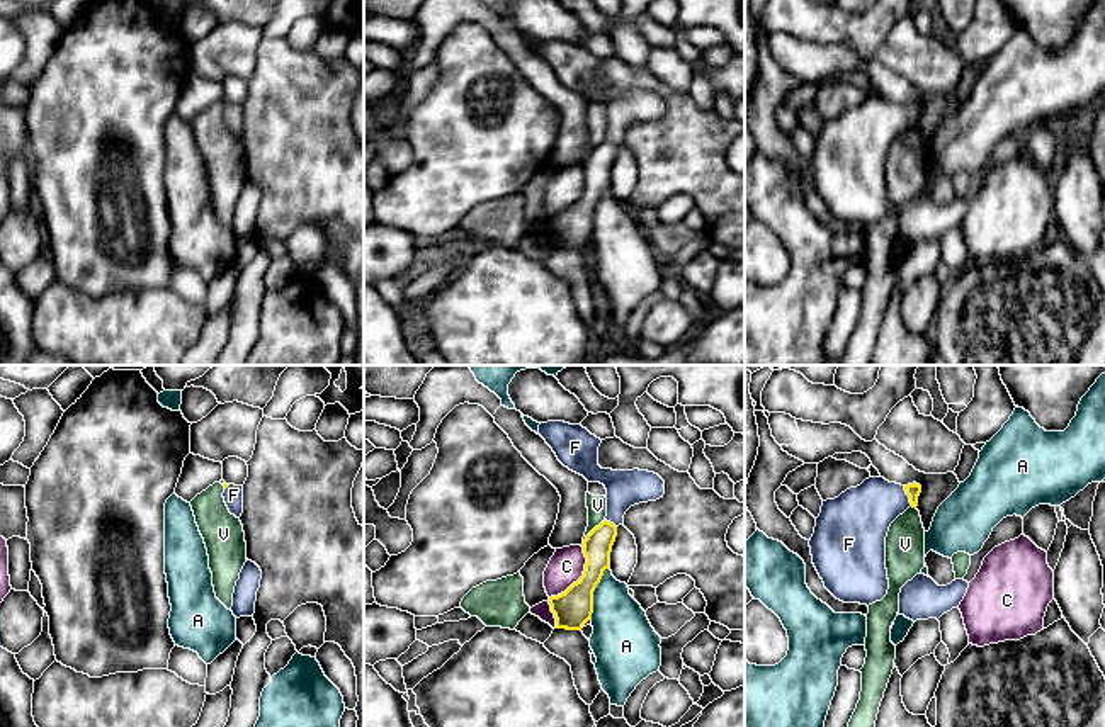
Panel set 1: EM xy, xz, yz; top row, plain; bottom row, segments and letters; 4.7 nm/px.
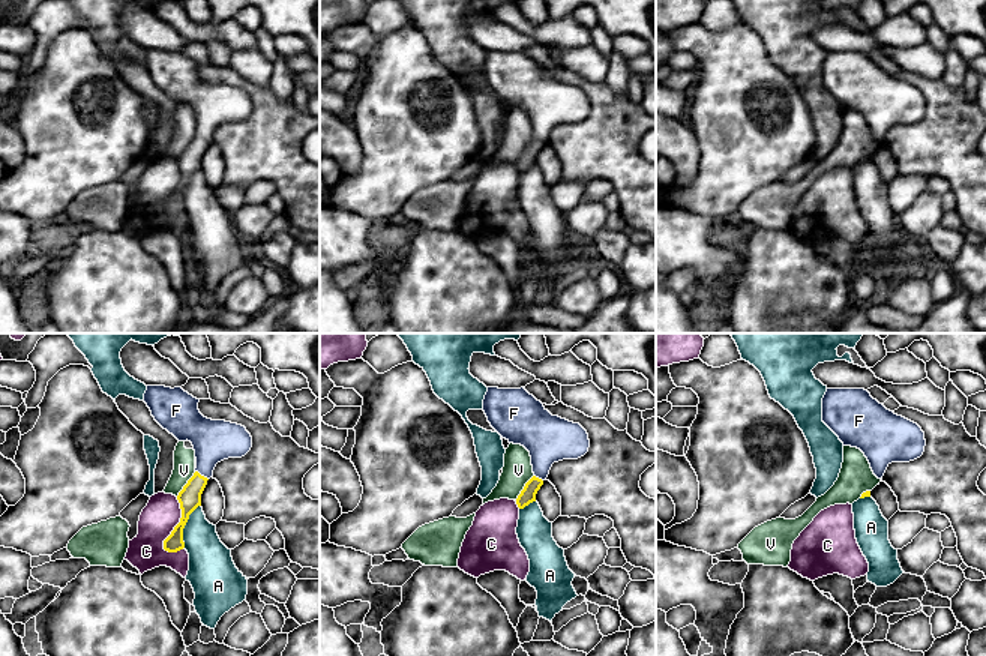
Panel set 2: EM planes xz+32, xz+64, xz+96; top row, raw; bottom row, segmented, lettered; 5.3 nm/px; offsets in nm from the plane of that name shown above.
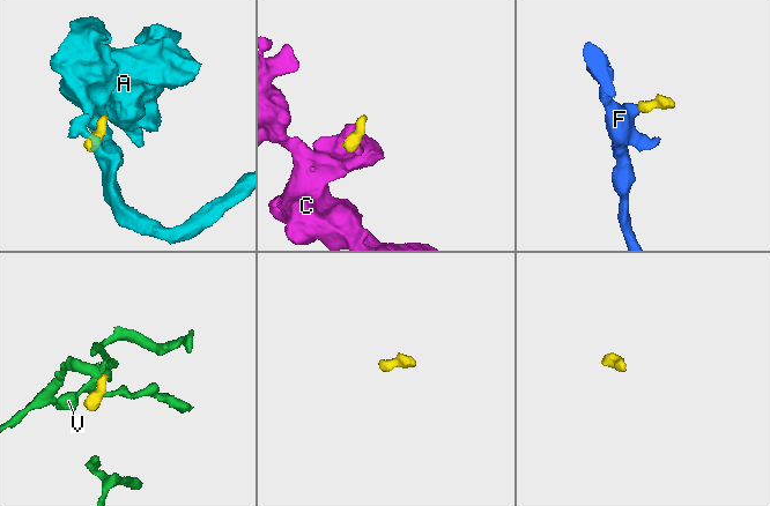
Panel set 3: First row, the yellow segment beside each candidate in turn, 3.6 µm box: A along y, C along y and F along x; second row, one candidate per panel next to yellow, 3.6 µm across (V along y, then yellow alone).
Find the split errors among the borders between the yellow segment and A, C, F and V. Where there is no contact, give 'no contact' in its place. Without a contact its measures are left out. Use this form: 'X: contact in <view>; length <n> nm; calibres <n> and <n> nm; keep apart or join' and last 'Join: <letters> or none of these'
A: contact in xz; length 280 nm; calibres 180 and 280 nm; keep apart
C: contact in xz; length 420 nm; calibres 180 and 170 nm; keep apart
F: contact in yz; length 100 nm; calibres 70 and 280 nm; join
V: contact in xz; length 150 nm; calibres 140 and 100 nm; keep apart
Join: F

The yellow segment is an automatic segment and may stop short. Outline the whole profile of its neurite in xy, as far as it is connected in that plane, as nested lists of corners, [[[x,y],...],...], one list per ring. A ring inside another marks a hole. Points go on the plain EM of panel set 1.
[[[226,104],[223,112],[224,122],[236,138],[243,132],[243,105]]]

